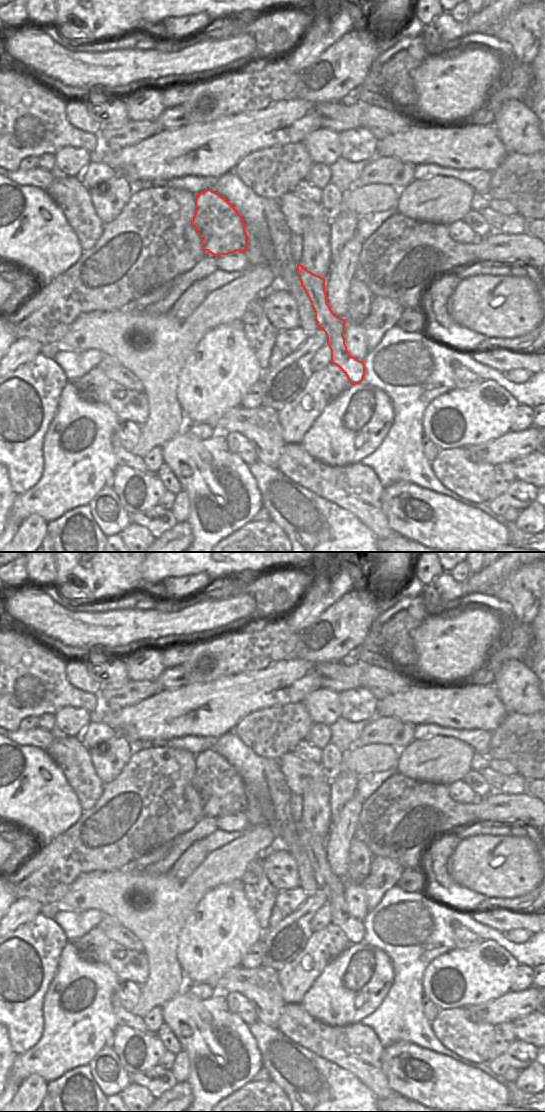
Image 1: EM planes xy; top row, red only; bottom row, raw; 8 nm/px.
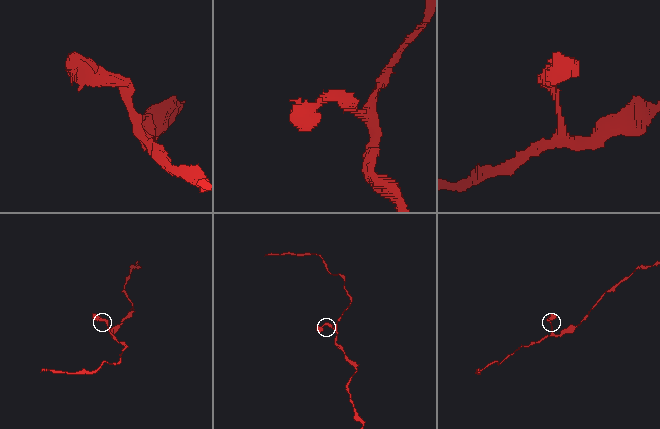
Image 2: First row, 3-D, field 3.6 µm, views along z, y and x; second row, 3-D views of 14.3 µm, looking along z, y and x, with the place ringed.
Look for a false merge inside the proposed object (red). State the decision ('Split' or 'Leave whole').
Leave whole.

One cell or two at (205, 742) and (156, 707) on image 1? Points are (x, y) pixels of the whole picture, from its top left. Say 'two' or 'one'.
two

